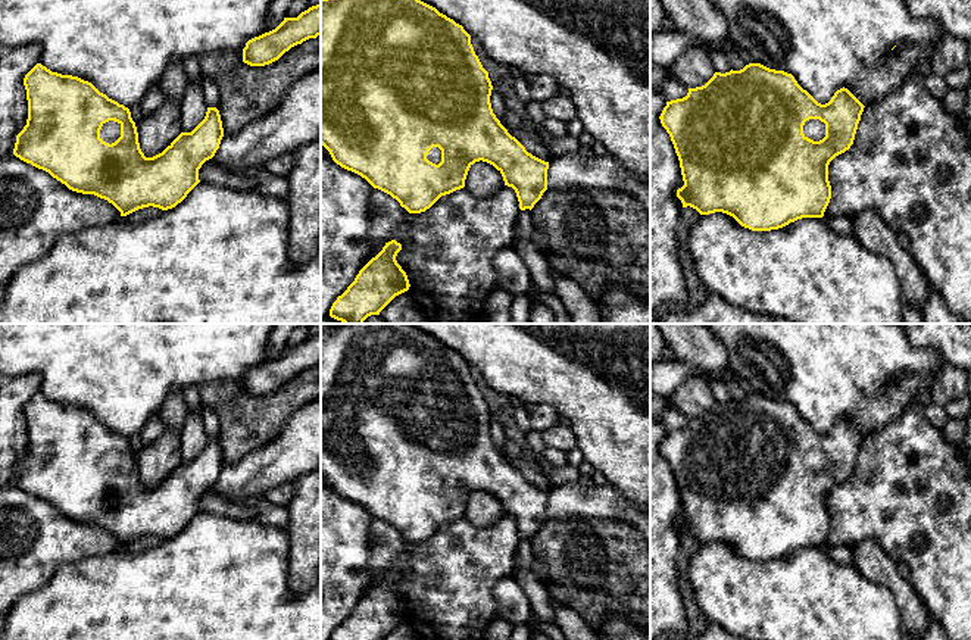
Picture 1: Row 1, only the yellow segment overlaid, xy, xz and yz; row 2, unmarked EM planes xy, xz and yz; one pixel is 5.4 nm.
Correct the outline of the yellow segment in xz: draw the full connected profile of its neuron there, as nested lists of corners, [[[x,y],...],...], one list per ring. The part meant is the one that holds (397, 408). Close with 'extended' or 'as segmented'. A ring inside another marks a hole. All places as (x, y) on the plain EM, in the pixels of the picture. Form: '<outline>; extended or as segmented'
[[[338,324],[337,327],[321,328],[321,474],[337,494],[360,505],[374,518],[390,524],[409,543],[425,541],[441,525],[463,518],[469,497],[480,490],[493,494],[502,503],[505,515],[515,519],[521,540],[531,540],[547,519],[549,491],[528,483],[500,453],[491,438],[491,419],[488,402],[474,381],[471,365],[462,355],[412,324]]]; extended

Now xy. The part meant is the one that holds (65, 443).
[[[37,393],[25,405],[24,415],[28,430],[28,449],[24,459],[16,465],[13,484],[49,502],[72,521],[94,524],[107,530],[121,541],[121,546],[149,536],[168,540],[181,533],[200,512],[199,499],[215,486],[224,466],[219,440],[207,437],[204,449],[191,462],[181,462],[162,483],[146,487],[140,478],[137,456],[129,438],[100,422],[91,412],[51,402]]]; extended

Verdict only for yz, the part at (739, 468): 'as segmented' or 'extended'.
extended

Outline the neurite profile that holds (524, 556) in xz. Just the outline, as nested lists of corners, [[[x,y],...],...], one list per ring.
[[[530,538],[521,540],[515,553],[513,571],[531,569],[533,561],[534,561],[534,552],[533,552],[531,540]]]

